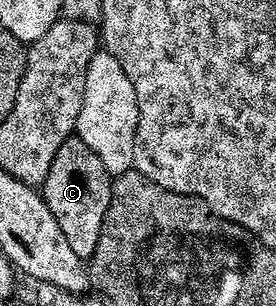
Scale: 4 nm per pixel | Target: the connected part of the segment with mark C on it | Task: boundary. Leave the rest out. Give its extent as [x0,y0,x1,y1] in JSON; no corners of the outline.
[43,136,113,260]

